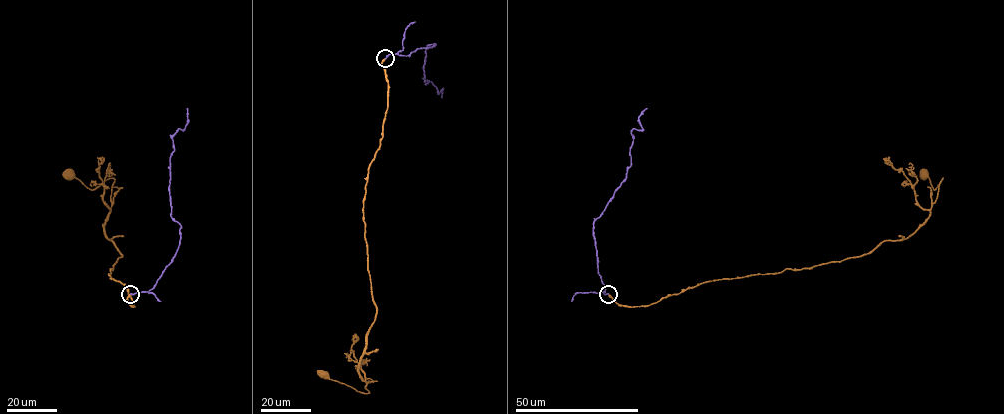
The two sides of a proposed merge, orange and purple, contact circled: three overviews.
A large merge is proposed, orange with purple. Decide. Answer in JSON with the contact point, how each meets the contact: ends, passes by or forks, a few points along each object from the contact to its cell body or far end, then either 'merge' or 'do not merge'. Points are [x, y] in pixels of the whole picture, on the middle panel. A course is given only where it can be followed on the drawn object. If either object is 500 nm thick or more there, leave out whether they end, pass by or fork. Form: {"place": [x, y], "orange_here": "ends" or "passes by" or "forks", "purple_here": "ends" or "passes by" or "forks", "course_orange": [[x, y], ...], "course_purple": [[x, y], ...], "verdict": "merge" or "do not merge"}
{"place": [385, 58], "orange_here": "ends", "purple_here": "ends", "course_orange": [[385, 59], [388, 106], [362, 208], [376, 308], [359, 369], [369, 392], [323, 374]], "course_purple": [[385, 58], [435, 44], [426, 47], [423, 70], [426, 84], [442, 89], [441, 97]], "verdict": "merge"}

